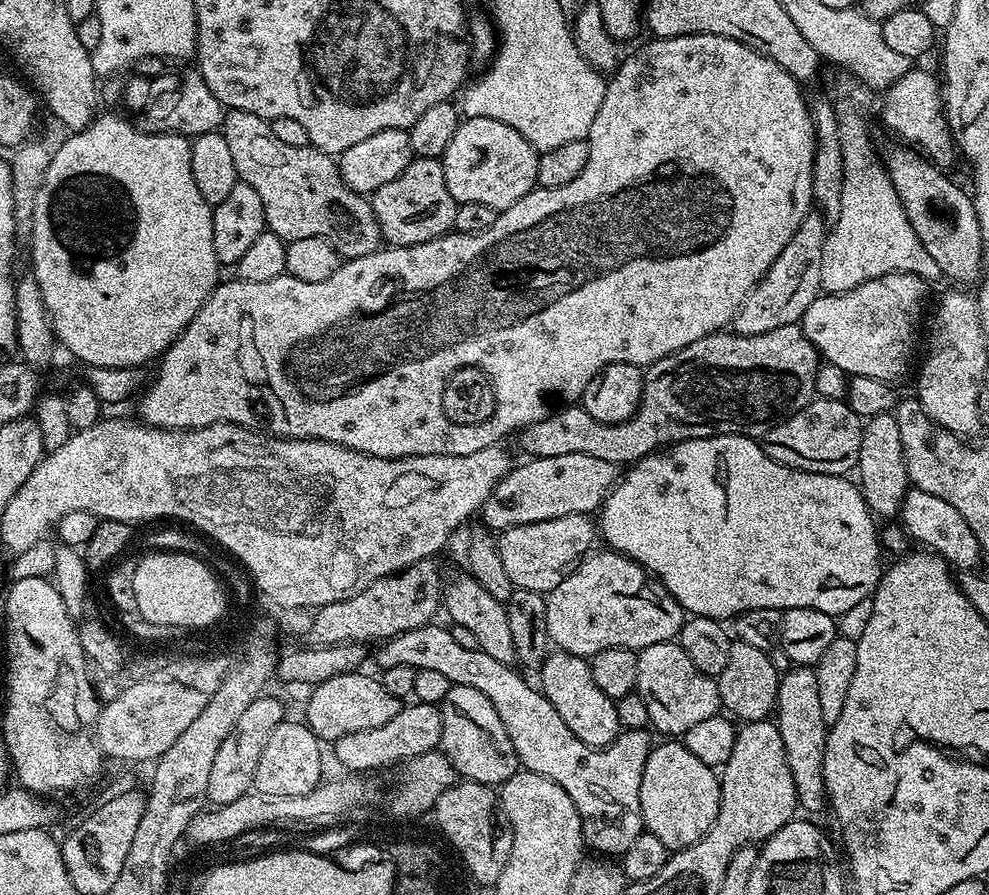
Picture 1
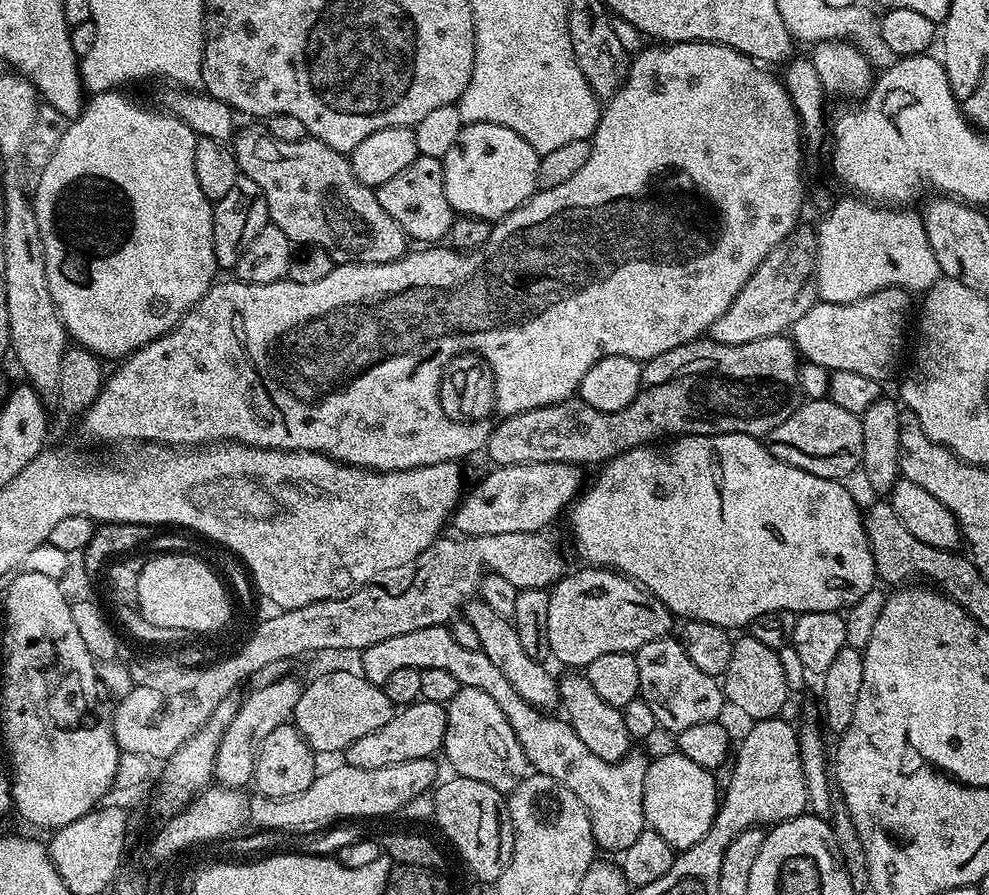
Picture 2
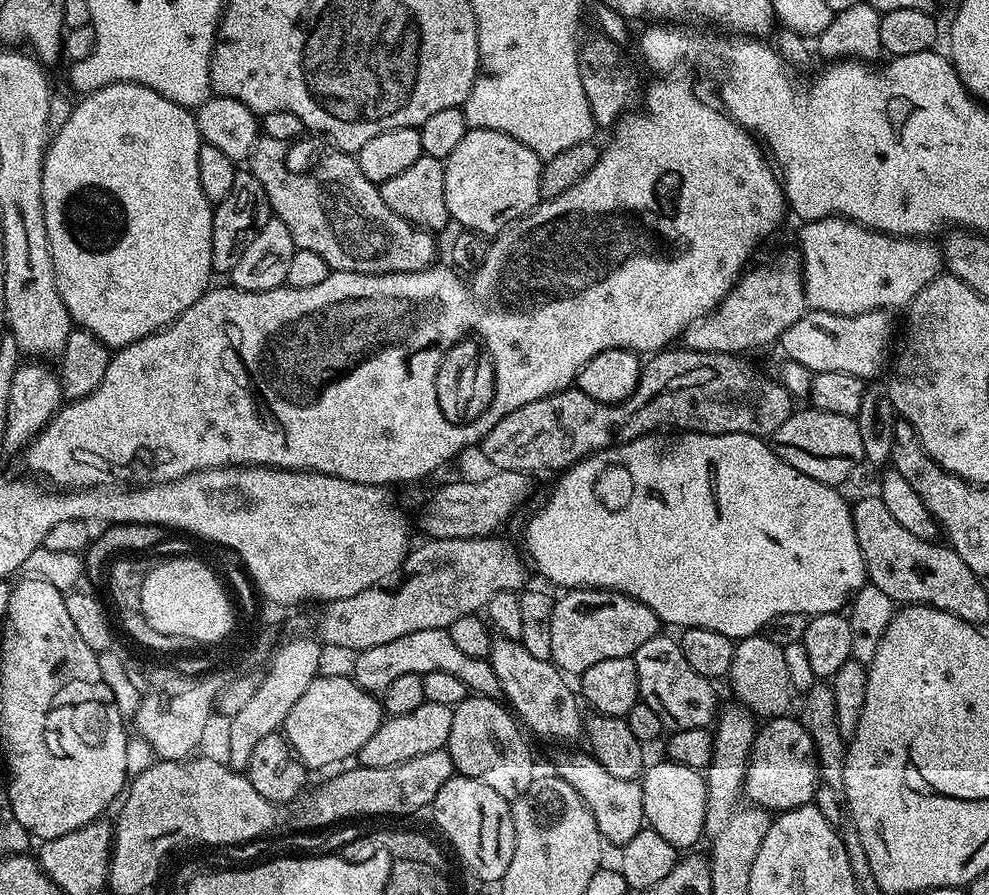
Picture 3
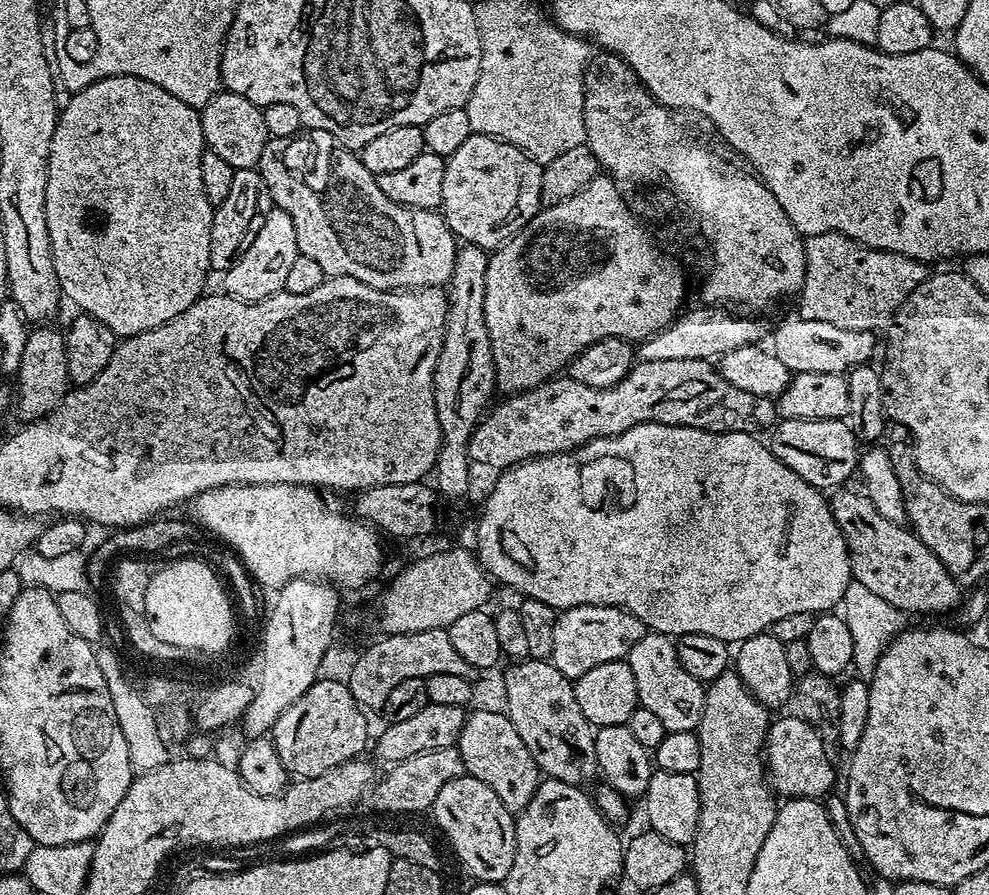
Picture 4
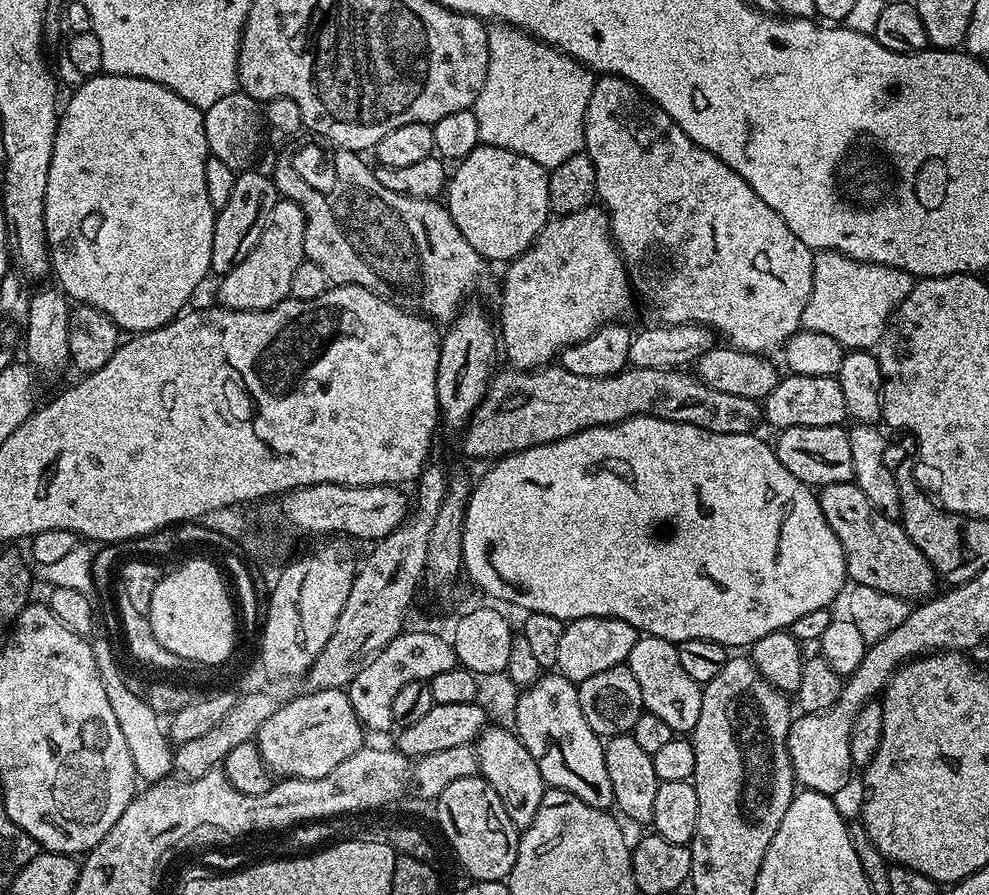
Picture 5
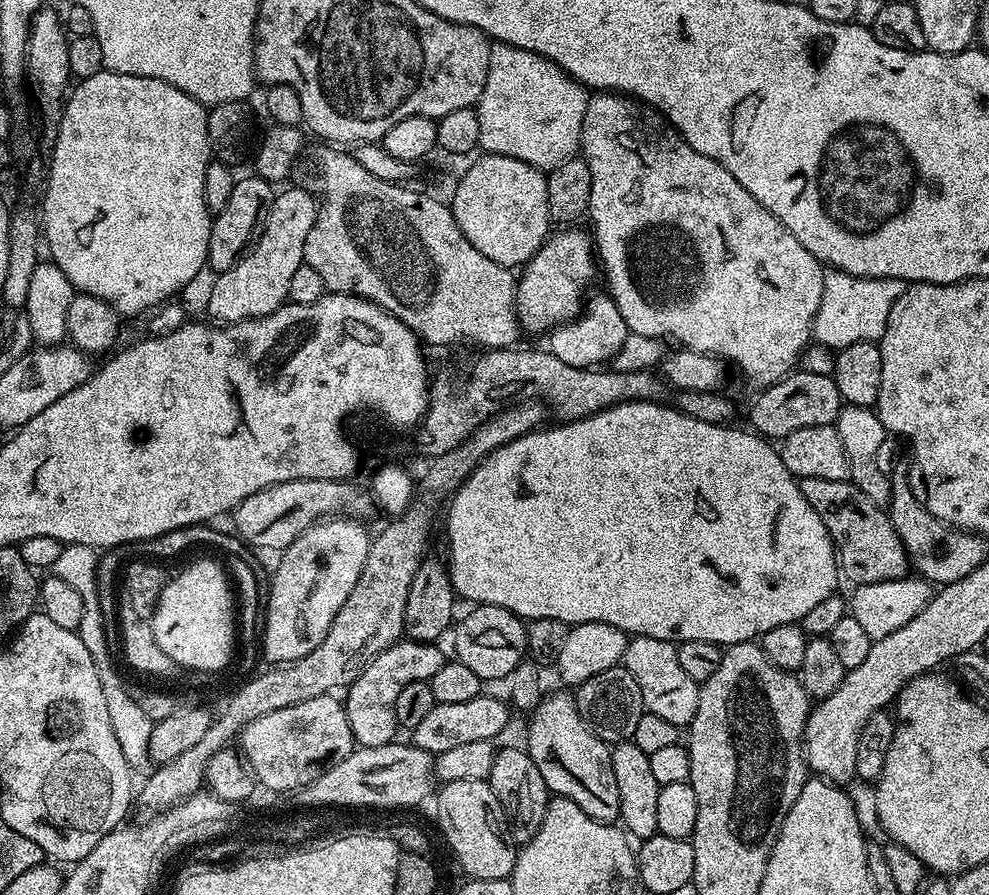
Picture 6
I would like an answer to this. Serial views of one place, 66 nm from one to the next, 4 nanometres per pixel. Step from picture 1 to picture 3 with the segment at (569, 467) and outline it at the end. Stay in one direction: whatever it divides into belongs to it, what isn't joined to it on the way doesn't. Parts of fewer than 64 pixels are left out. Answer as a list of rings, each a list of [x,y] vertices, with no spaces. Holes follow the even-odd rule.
[[[489,471],[485,480],[460,480],[457,484],[448,484],[445,488],[436,488],[420,504],[420,528],[425,537],[433,540],[442,538],[478,538],[499,533],[499,528],[523,506],[532,492],[533,477],[526,472]]]

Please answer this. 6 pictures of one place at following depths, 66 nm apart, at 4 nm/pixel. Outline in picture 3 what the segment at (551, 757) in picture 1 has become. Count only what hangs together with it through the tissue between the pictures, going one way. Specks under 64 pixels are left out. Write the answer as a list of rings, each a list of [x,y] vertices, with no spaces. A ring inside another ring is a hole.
[[[446,628],[438,630],[418,630],[414,634],[405,634],[403,638],[394,638],[394,642],[382,642],[382,646],[370,646],[355,653],[356,665],[350,669],[350,675],[363,692],[383,694],[386,686],[398,678],[398,674],[418,674],[442,670],[445,674],[454,674],[462,678],[469,693],[493,698],[501,695],[500,683],[491,664],[485,658],[470,658],[470,654],[458,650],[458,645],[450,638]],[[587,751],[568,752],[556,760],[555,775],[561,776],[586,802],[590,814],[594,814],[594,822],[598,822],[600,837],[609,845],[622,846],[638,834],[638,830],[646,827],[644,818],[644,803],[642,802],[642,790],[640,780],[627,780],[626,778],[614,778],[606,766],[602,766]]]

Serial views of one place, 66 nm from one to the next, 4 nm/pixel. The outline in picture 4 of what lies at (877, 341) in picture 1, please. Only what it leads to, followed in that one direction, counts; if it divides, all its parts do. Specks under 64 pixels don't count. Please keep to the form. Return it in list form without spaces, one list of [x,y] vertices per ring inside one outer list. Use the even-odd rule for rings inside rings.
[[[784,320],[770,332],[772,353],[792,373],[797,372],[842,372],[856,368],[859,364],[867,364],[873,358],[872,347],[877,337],[871,332],[858,330],[842,330],[842,326],[833,326],[830,322],[817,320]]]

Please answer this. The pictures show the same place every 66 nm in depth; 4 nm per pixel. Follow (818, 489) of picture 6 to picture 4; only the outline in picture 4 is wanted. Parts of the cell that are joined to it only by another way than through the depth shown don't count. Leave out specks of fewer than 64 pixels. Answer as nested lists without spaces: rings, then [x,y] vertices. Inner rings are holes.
[[[848,490],[837,491],[831,497],[830,503],[836,525],[842,530],[844,541],[848,547],[853,580],[862,582],[862,586],[866,586],[866,590],[878,594],[878,598],[890,602],[890,606],[894,606],[899,612],[905,614],[911,614],[911,612],[948,612],[951,608],[956,607],[959,609],[962,604],[962,596],[960,600],[962,585],[942,564],[938,554],[934,554],[930,550],[930,546],[923,544],[916,533],[909,530],[904,524],[895,524],[890,522],[890,518],[882,518],[882,514],[878,514],[874,502],[870,502],[870,498],[864,495],[863,491],[844,491]]]

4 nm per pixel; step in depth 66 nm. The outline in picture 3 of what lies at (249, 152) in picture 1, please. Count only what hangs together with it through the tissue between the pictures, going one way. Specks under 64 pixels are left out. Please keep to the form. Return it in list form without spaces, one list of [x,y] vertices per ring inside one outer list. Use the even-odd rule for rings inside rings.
[[[261,135],[251,152],[250,170],[258,182],[262,182],[262,190],[266,190],[268,201],[272,207],[272,215],[277,220],[286,222],[286,230],[290,230],[290,238],[294,238],[297,248],[314,250],[331,271],[374,273],[380,275],[390,272],[417,272],[423,268],[433,267],[432,258],[436,254],[435,237],[427,229],[417,228],[406,221],[386,202],[382,202],[379,187],[362,174],[355,155],[339,150],[324,152],[316,160],[316,176],[308,172],[295,172],[288,165],[289,141],[279,140]]]

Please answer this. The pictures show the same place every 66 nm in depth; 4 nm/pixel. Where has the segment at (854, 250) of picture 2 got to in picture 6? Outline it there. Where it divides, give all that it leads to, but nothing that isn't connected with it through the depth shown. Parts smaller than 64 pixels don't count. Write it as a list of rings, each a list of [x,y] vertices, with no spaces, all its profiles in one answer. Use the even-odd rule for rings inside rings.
[[[835,270],[825,271],[822,302],[814,314],[812,340],[829,350],[839,350],[854,342],[879,341],[886,330],[890,310],[904,292],[905,281],[894,278],[862,278]]]

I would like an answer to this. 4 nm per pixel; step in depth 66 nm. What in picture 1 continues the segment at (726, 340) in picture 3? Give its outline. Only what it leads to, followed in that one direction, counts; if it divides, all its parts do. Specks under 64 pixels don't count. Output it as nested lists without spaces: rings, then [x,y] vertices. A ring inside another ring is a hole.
[[[813,210],[794,230],[794,238],[786,242],[782,254],[774,258],[770,270],[748,291],[748,297],[733,318],[731,327],[739,336],[766,334],[766,330],[778,330],[778,326],[800,324],[804,319],[810,302],[821,295],[820,279],[822,278],[822,250],[828,237],[830,225],[819,211]]]

